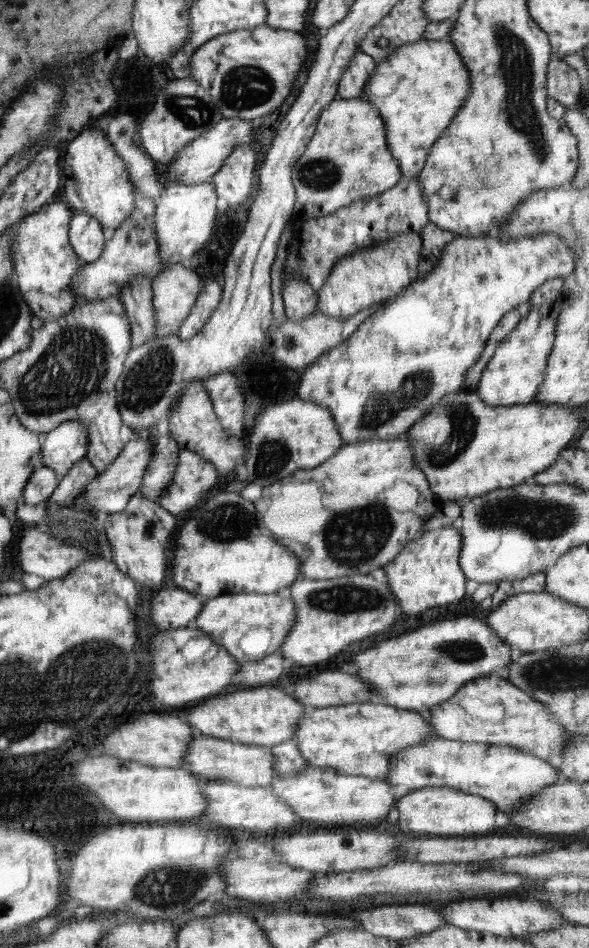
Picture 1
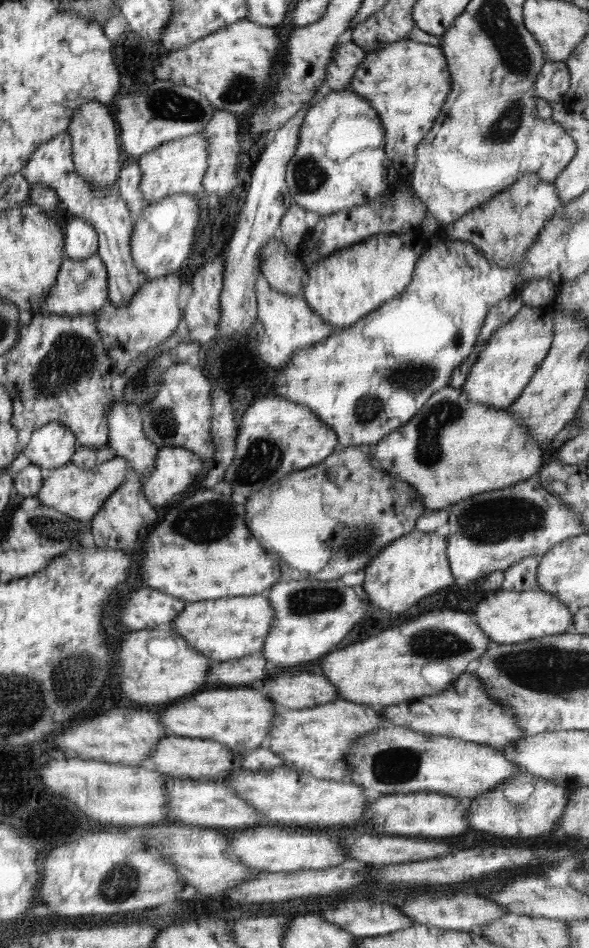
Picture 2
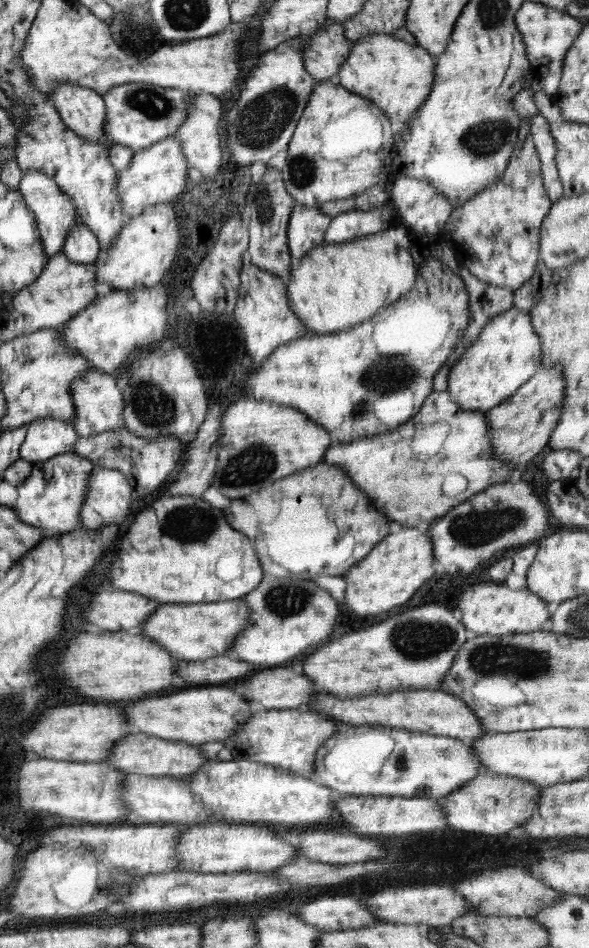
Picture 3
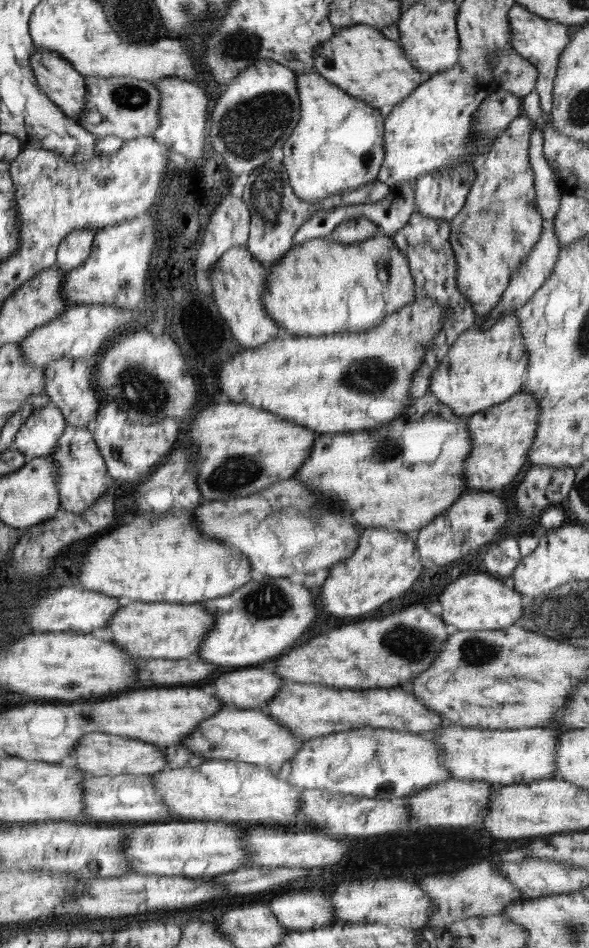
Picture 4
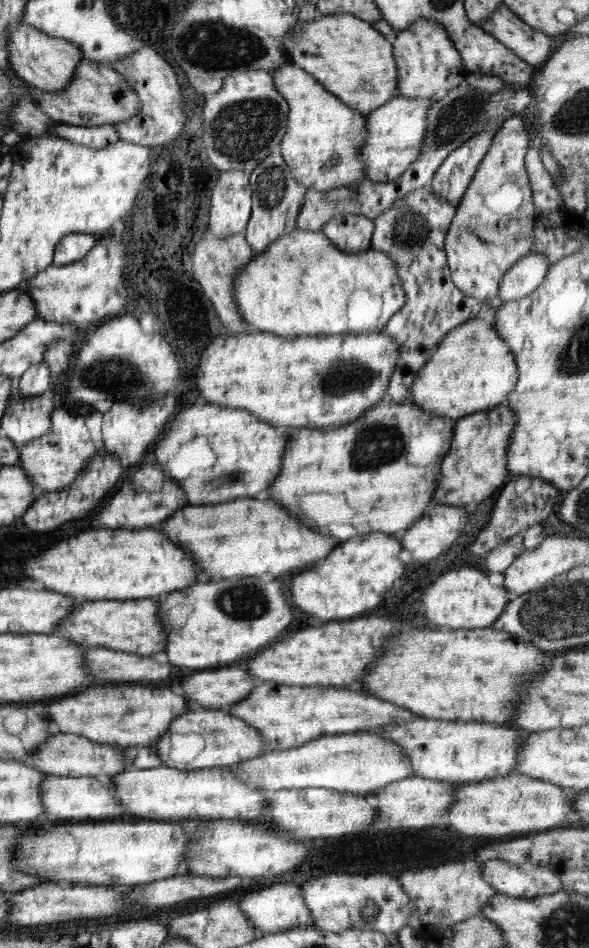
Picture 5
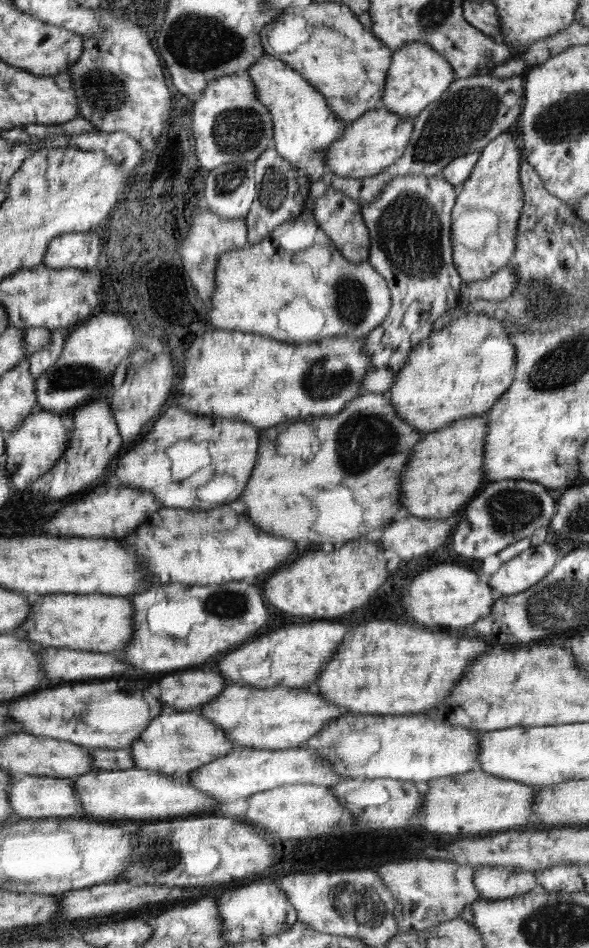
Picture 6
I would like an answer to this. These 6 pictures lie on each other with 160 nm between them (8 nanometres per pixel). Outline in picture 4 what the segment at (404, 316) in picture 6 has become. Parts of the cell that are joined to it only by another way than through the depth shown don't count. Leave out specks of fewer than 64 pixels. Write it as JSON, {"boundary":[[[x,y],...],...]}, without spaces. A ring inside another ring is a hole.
{"boundary":[[[413,208],[408,221],[394,232],[389,238],[408,260],[408,268],[414,284],[414,298],[433,300],[435,306],[445,310],[445,317],[441,321],[441,331],[435,339],[426,346],[421,367],[413,373],[409,394],[411,399],[419,398],[428,393],[428,384],[431,373],[437,369],[437,364],[449,350],[457,336],[466,329],[473,328],[473,320],[477,315],[473,312],[469,300],[457,290],[456,262],[449,239],[449,225],[447,220],[434,218],[432,215],[423,216]]]}

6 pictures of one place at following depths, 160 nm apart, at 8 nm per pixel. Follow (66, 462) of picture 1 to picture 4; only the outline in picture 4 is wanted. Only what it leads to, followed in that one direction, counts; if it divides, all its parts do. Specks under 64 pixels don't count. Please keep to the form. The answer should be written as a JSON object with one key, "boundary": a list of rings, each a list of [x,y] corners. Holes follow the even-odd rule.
{"boundary":[[[55,406],[33,409],[13,437],[13,448],[23,455],[47,457],[57,445],[66,423]]]}

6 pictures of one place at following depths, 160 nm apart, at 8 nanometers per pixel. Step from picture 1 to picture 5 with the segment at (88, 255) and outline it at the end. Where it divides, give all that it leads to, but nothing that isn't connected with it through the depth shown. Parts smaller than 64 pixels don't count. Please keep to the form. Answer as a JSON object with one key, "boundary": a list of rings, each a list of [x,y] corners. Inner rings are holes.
{"boundary":[[[71,233],[57,241],[52,254],[52,264],[63,266],[80,261],[94,245],[96,236]]]}

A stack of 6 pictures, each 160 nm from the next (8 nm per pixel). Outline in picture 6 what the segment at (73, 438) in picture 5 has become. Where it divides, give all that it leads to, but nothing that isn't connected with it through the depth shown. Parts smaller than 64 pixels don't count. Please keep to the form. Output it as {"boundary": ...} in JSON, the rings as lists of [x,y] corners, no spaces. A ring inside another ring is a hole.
{"boundary":[[[37,412],[26,416],[22,423],[9,433],[9,440],[3,441],[3,449],[7,457],[4,469],[10,476],[12,486],[22,491],[41,478],[59,460],[63,449],[69,443],[69,433],[69,428],[63,428],[61,415],[55,412]]]}

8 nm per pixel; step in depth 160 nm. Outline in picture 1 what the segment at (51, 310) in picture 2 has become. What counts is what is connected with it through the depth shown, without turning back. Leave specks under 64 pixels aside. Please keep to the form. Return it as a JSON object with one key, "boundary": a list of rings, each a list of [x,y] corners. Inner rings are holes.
{"boundary":[[[134,188],[134,206],[130,215],[115,230],[112,238],[104,242],[101,254],[90,263],[84,265],[74,274],[70,289],[76,294],[81,303],[105,300],[107,297],[117,296],[122,288],[133,279],[144,276],[152,280],[154,276],[167,266],[158,255],[158,244],[154,235],[154,201],[140,196]]]}

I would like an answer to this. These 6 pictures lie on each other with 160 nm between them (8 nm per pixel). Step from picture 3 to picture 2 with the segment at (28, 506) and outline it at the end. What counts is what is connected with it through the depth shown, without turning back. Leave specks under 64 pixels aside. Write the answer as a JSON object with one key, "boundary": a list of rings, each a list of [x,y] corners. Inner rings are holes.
{"boundary":[[[116,455],[89,469],[77,467],[69,461],[61,468],[40,469],[40,471],[42,485],[41,488],[38,488],[35,497],[39,498],[41,505],[54,508],[70,519],[89,523],[109,495],[128,478],[128,462],[123,457]]]}

